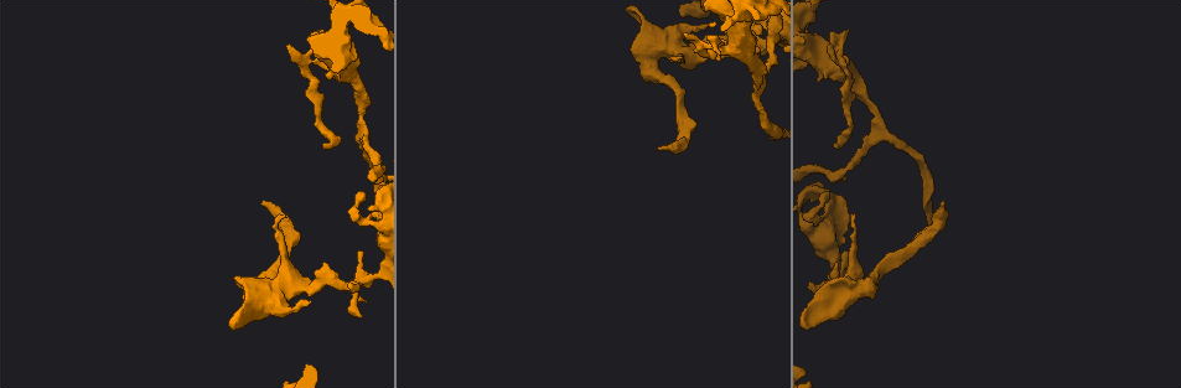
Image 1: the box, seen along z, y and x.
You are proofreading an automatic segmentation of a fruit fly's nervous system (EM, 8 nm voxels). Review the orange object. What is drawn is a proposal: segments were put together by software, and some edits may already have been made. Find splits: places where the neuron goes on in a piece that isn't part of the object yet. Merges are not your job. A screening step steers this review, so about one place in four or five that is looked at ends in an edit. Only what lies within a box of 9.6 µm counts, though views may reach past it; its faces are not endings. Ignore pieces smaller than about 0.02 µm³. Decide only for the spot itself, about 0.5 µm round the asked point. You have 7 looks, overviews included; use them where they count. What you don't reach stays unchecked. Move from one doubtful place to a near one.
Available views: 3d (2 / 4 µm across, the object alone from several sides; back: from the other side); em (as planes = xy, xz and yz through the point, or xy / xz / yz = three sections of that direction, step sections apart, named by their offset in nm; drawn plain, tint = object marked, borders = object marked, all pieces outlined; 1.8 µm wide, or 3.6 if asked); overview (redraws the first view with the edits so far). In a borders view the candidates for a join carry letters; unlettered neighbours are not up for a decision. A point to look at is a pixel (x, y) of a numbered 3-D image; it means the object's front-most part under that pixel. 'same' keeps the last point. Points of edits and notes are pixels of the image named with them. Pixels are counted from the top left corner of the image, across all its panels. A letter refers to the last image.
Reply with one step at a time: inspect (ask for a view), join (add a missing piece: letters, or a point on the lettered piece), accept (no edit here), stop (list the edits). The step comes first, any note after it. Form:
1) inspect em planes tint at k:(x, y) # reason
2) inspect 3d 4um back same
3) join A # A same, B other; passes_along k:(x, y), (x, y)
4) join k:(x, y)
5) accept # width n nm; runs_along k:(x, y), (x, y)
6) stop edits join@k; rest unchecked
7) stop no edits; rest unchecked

inspect em xy step 8 borders at 1:(261, 202) # an open end

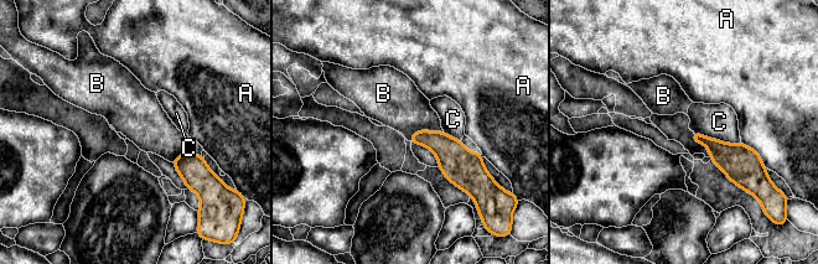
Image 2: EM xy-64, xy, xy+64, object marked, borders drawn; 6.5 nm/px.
accept # A other, B other, C other; border 2:(443, 130), (417, 130), (408, 140); no lettered piece goes on from it

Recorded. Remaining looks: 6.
inspect 3d 2um at 1:(722, 39) # tapers out

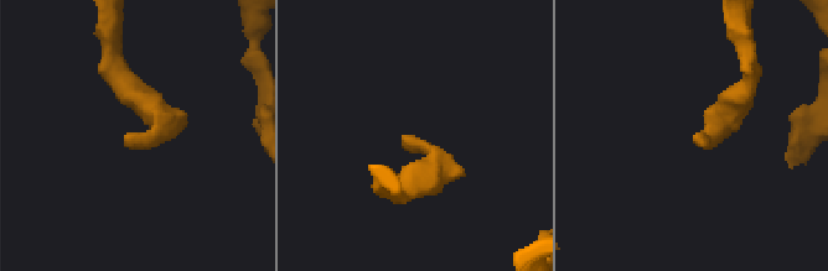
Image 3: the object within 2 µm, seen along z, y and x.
inspect em planes borders at 3:(695, 142) # need the tissue

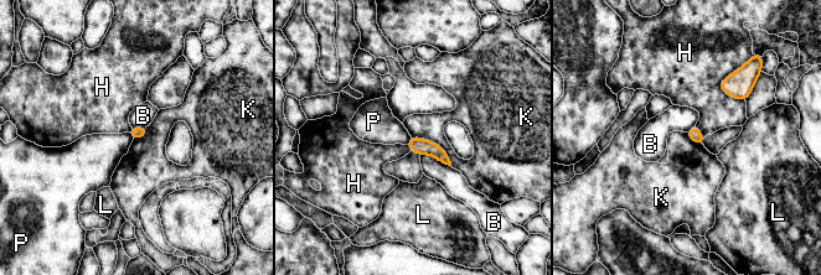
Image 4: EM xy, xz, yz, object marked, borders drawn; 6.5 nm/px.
accept # B other, H other, K other, L other, P other; no lettered piece goes on from it

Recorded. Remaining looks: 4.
inspect em planes borders at 1:(311, 301)

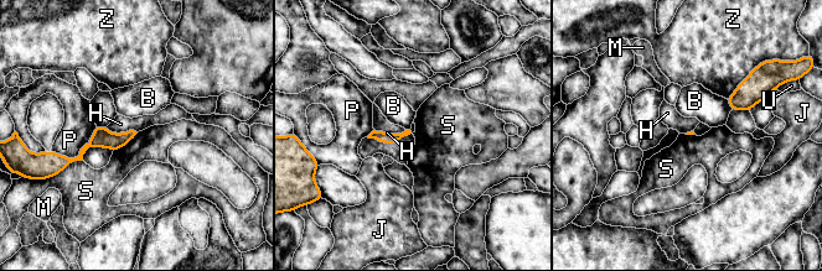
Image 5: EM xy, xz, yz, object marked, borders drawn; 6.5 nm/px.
accept # B other, H other, J other, M other, P other, S other, U other, Z other; runs_along 5:(130, 134), (97, 140), (67, 161); none of them fits

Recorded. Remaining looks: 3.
stop no edits; rest unchecked

